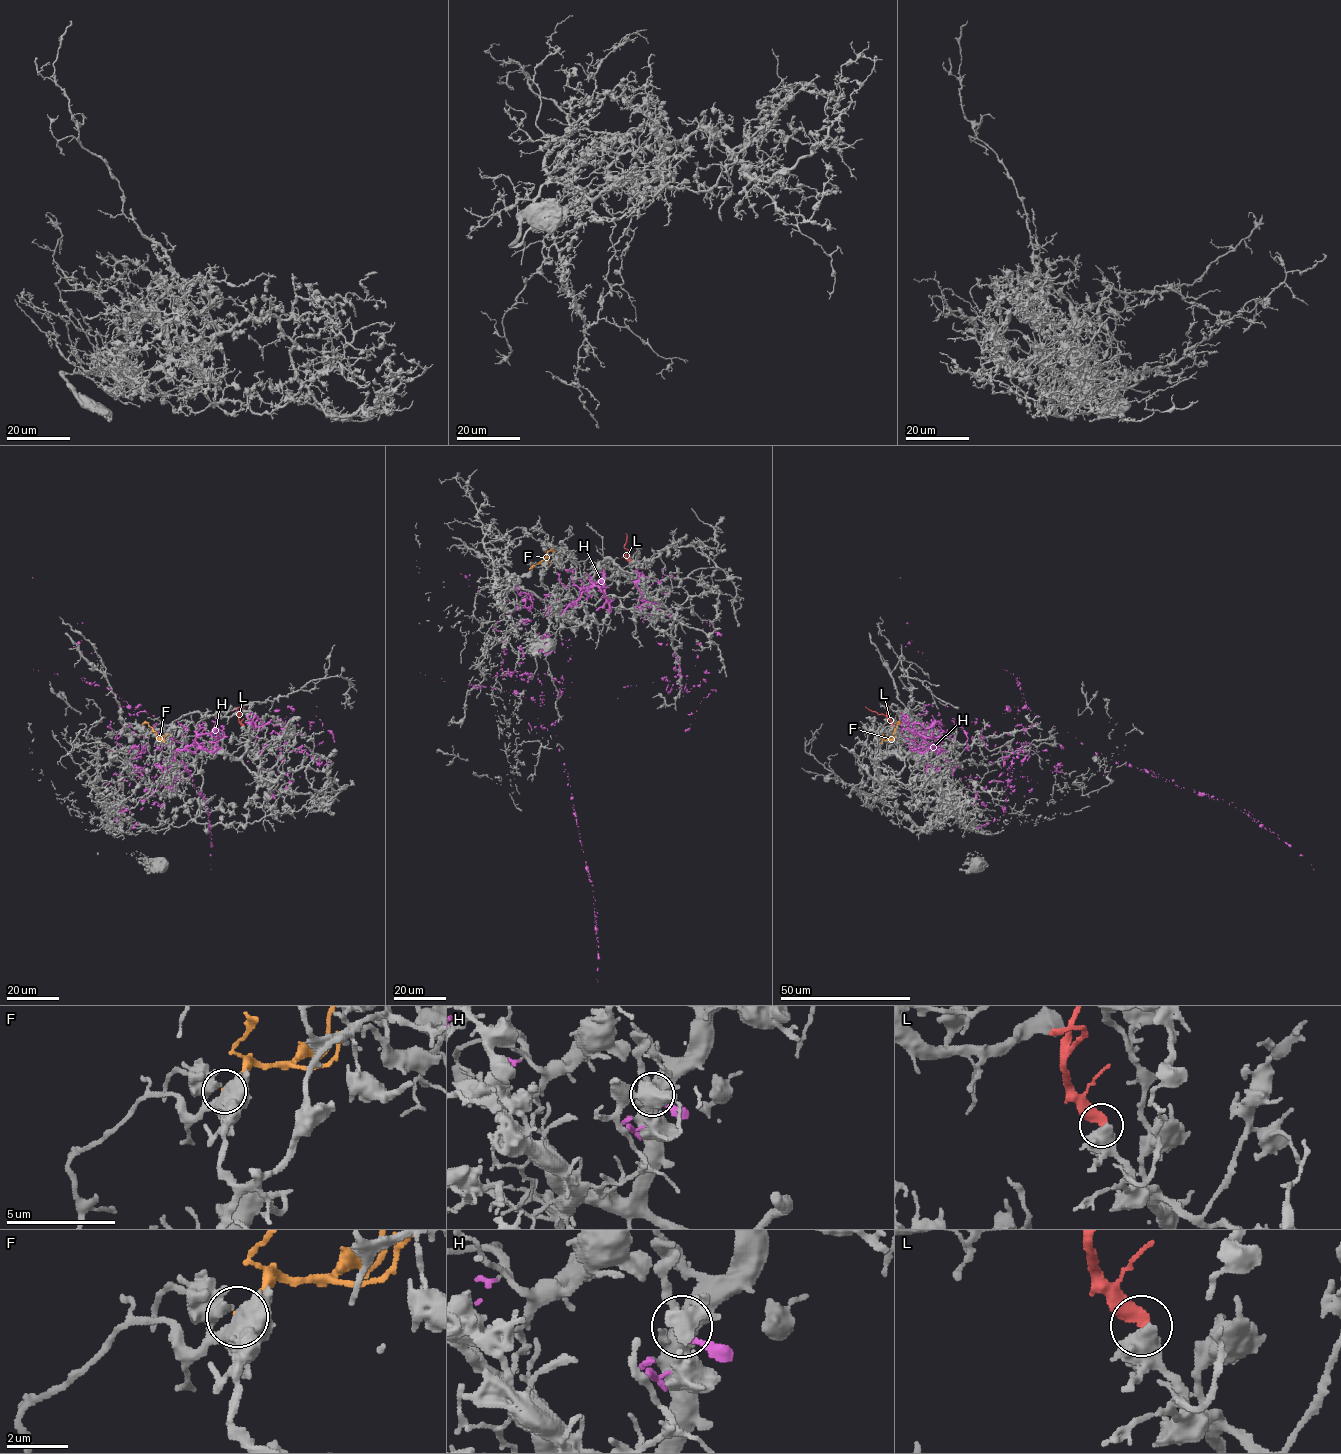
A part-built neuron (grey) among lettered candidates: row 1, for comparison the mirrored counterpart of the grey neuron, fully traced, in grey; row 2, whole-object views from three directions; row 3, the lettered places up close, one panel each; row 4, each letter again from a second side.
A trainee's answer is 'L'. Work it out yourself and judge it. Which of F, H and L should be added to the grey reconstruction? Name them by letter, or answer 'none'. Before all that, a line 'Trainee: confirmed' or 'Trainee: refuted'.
Trainee: refuted
none

